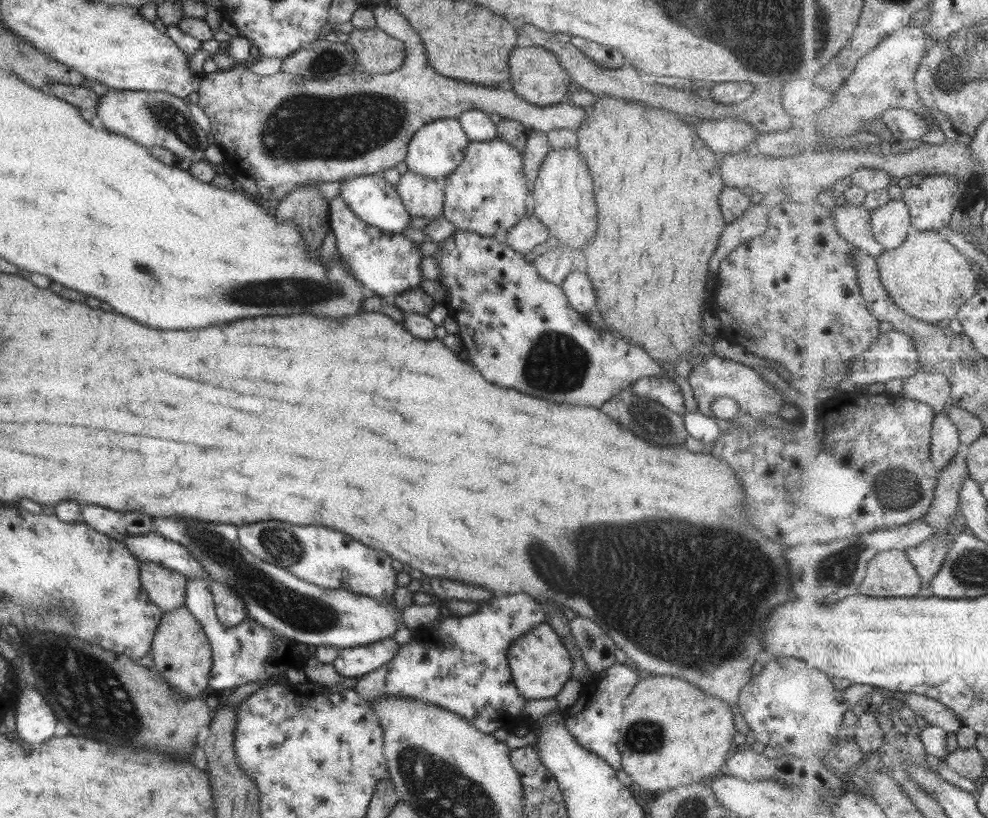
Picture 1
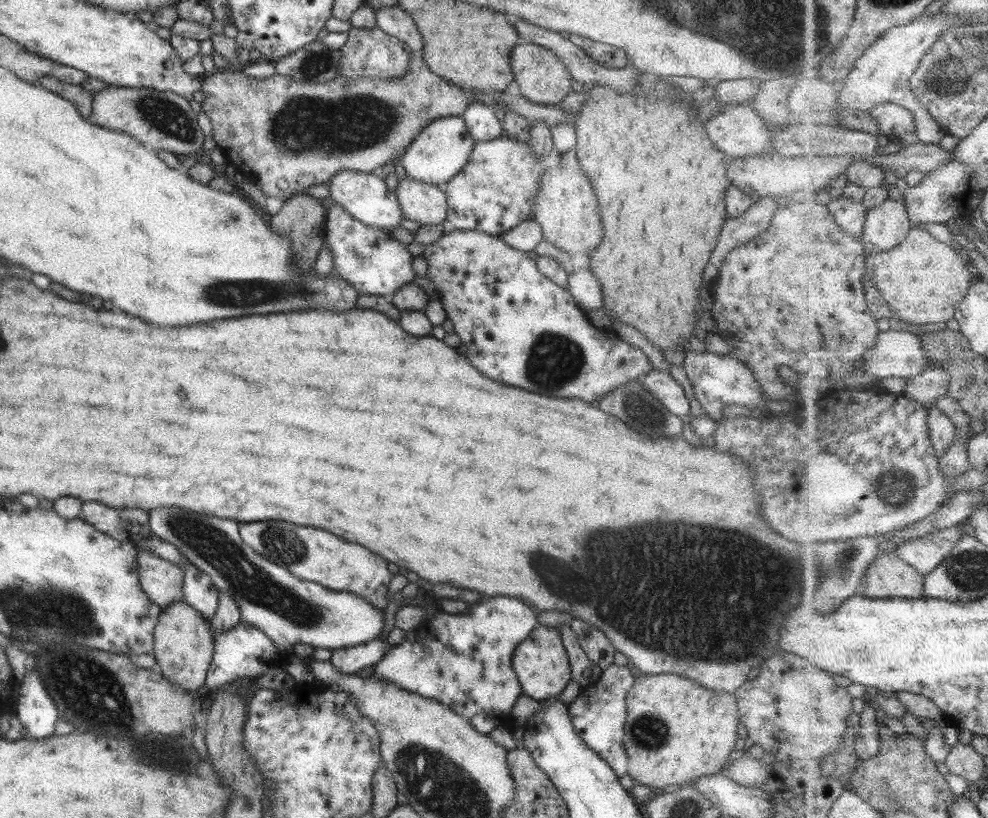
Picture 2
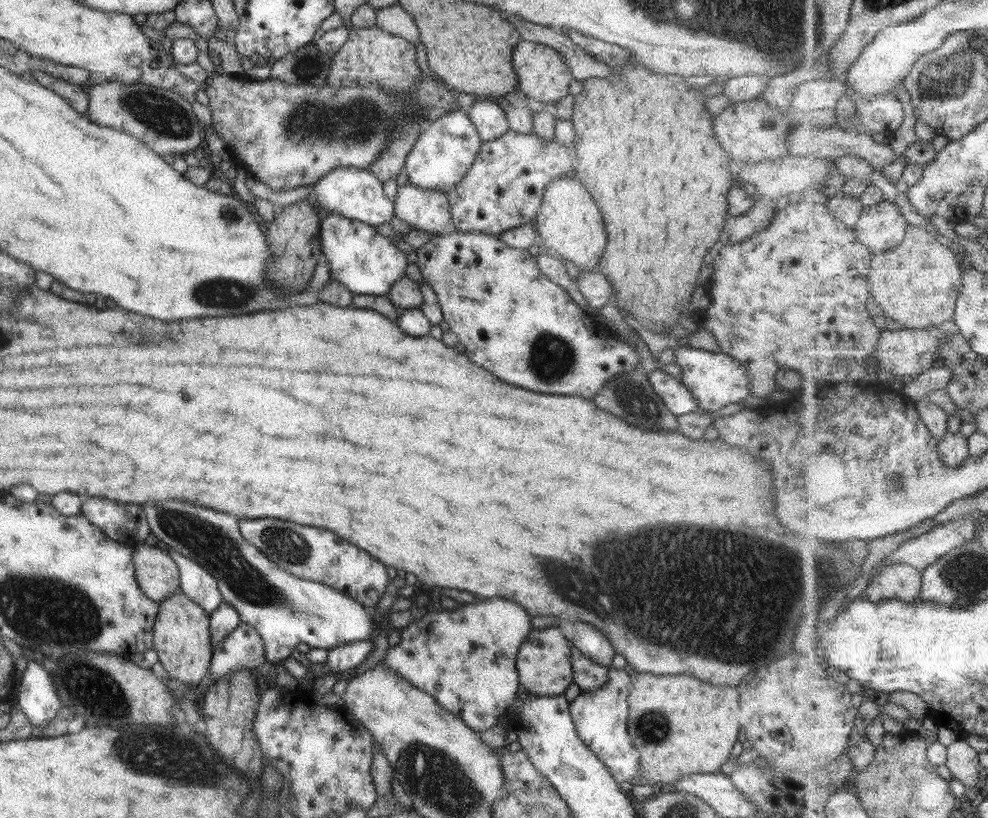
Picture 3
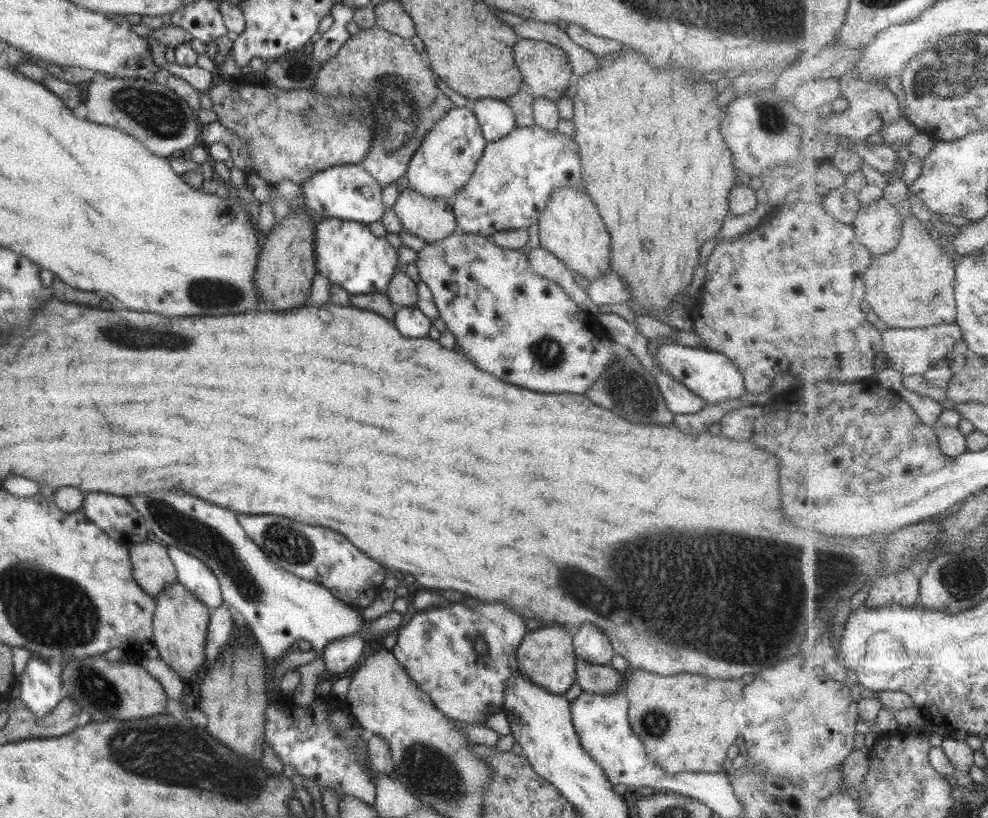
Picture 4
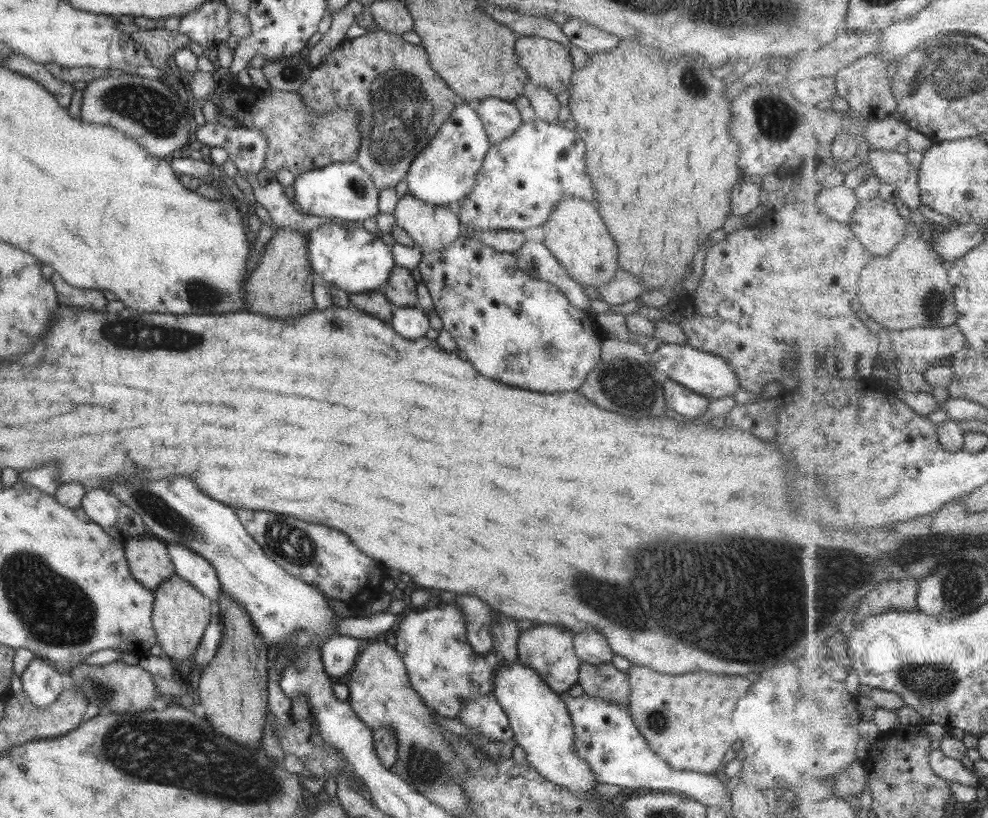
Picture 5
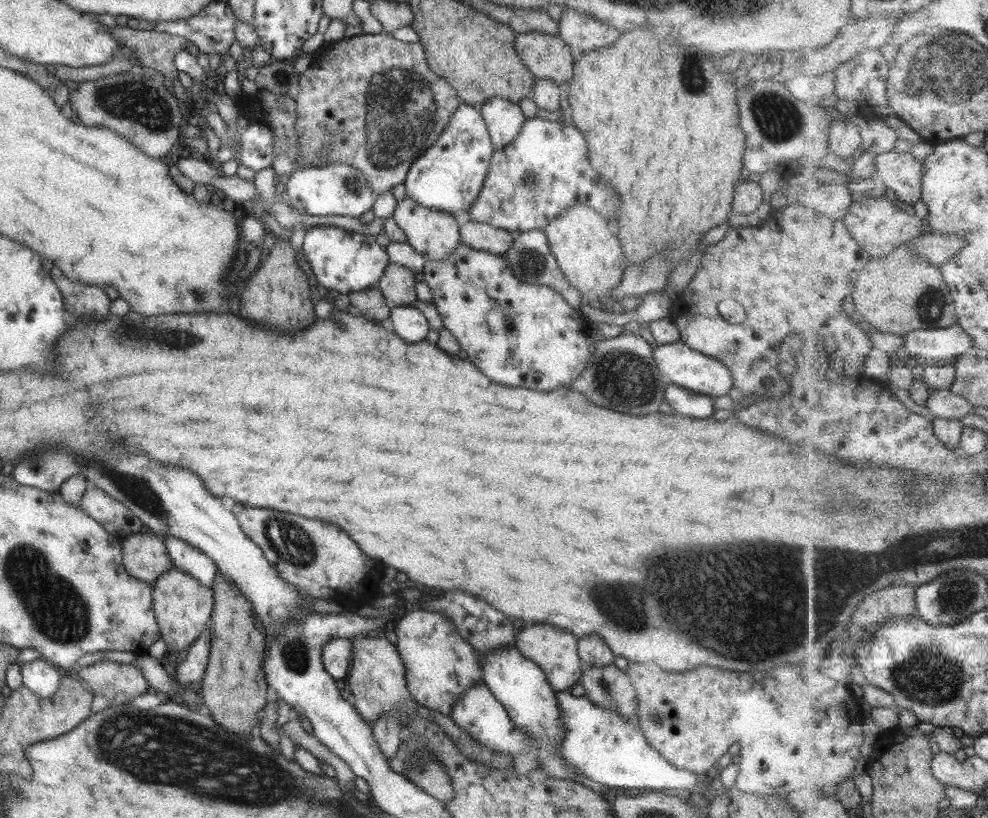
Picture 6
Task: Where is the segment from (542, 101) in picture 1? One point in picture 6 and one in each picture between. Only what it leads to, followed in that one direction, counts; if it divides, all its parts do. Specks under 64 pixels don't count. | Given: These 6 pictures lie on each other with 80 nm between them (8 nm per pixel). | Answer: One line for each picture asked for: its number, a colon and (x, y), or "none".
2: (541, 77)
3: (543, 75)
4: (546, 71)
5: (547, 64)
6: (546, 56)

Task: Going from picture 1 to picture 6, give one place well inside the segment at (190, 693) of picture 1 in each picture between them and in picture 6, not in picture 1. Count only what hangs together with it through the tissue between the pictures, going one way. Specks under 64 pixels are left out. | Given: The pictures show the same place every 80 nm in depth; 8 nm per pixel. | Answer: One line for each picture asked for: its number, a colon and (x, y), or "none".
2: (182, 645)
3: (180, 637)
4: (179, 622)
5: (180, 613)
6: (182, 606)

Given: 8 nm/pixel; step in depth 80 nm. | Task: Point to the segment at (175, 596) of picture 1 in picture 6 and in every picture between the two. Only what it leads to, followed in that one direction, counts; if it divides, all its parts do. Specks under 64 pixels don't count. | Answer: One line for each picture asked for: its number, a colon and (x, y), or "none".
2: (161, 581)
3: (156, 574)
4: (152, 570)
5: (147, 558)
6: (144, 556)

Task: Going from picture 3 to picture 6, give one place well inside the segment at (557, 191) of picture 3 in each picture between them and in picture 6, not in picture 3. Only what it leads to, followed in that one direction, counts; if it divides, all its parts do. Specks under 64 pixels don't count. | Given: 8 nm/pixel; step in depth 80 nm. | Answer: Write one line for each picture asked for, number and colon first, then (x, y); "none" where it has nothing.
4: (570, 228)
5: (576, 236)
6: (586, 249)

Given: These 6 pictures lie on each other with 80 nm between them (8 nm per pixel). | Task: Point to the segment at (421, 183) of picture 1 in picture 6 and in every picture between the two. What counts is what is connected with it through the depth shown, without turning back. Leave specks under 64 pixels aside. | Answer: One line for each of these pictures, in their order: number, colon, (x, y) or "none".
2: (423, 203)
3: (427, 210)
4: (430, 219)
5: (432, 228)
6: (433, 234)

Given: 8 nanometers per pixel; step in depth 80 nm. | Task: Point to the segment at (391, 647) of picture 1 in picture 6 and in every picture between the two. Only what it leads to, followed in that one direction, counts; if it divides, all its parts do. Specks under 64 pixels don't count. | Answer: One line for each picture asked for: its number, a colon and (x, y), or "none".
2: (346, 661)
3: (341, 657)
4: (338, 656)
5: (337, 652)
6: (336, 653)

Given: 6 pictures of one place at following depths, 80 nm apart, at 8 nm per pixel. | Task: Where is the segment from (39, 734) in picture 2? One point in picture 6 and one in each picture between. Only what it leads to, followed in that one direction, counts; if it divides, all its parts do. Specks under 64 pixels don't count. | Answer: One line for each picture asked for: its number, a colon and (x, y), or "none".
3: (37, 698)
4: (40, 691)
5: (40, 681)
6: (41, 678)

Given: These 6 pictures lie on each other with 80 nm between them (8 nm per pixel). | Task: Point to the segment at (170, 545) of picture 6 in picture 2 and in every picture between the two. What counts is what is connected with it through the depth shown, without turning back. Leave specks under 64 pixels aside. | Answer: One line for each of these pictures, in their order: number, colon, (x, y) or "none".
2: (197, 591)
3: (194, 581)
4: (196, 578)
5: (189, 566)

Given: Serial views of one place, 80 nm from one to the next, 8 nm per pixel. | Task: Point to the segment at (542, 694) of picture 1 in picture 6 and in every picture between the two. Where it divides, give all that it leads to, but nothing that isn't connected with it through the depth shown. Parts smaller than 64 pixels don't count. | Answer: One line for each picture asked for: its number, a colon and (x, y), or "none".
2: (540, 662)
3: (543, 665)
4: (545, 656)
5: (548, 649)
6: (554, 651)

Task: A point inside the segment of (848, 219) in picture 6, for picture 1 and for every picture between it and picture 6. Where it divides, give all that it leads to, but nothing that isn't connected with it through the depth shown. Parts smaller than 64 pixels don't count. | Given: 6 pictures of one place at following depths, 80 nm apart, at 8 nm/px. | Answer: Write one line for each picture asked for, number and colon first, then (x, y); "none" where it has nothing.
1: (892, 224)
2: (887, 225)
3: (881, 227)
4: (878, 225)
5: (877, 223)

